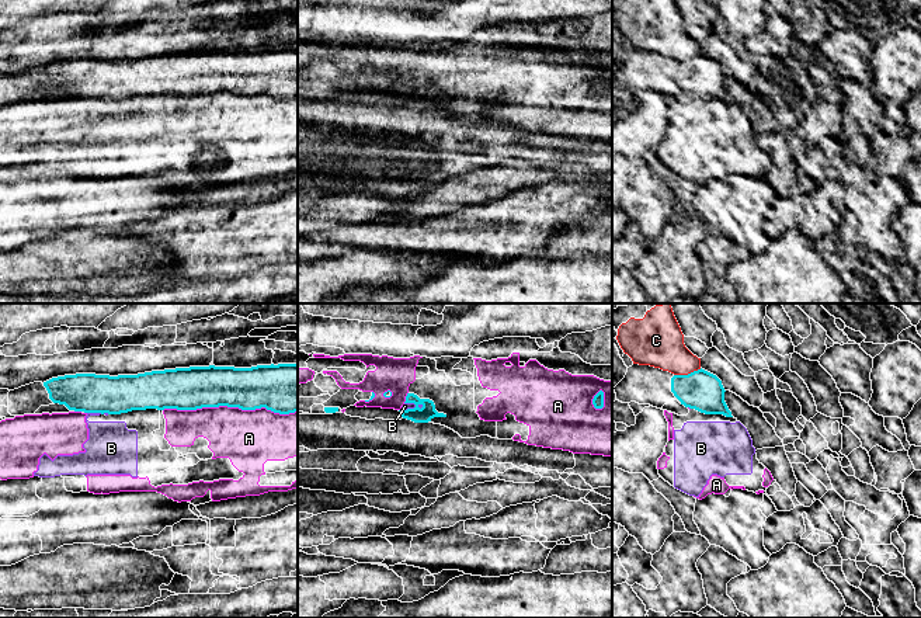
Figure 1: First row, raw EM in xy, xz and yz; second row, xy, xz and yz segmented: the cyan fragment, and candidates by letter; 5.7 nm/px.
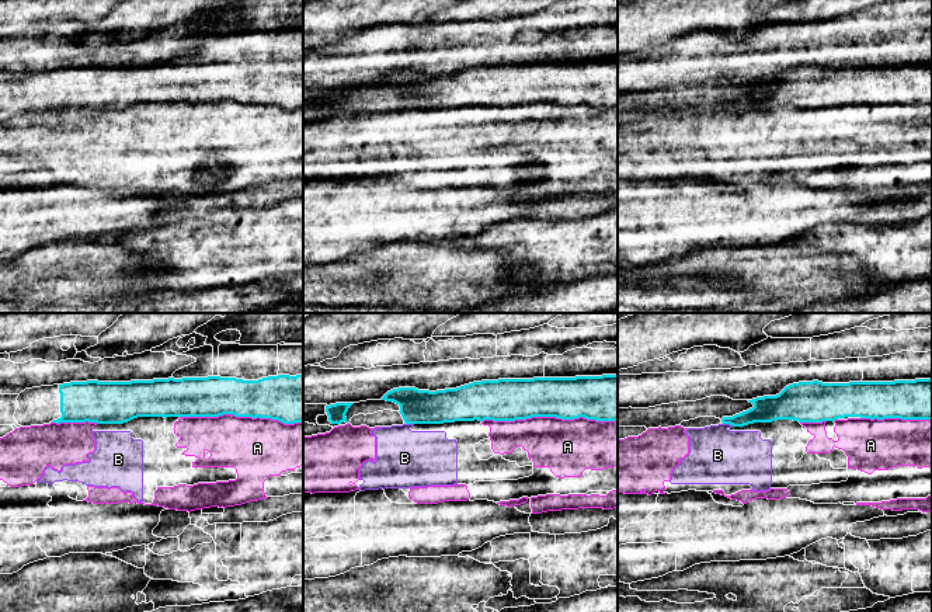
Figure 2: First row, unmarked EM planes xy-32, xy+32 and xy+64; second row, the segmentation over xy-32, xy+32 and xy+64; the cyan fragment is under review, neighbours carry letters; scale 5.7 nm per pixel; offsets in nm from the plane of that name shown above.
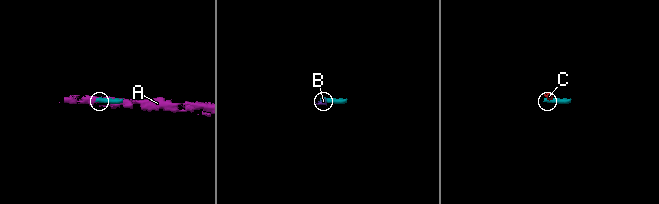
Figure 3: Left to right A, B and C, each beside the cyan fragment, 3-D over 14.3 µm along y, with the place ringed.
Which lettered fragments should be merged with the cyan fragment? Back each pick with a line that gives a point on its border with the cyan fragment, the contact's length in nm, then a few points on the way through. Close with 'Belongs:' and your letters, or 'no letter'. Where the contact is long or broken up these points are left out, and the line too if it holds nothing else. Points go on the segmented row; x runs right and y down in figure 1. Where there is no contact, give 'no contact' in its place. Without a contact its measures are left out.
Belongs: no letter

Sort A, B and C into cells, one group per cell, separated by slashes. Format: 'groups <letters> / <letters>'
groups A B / C

